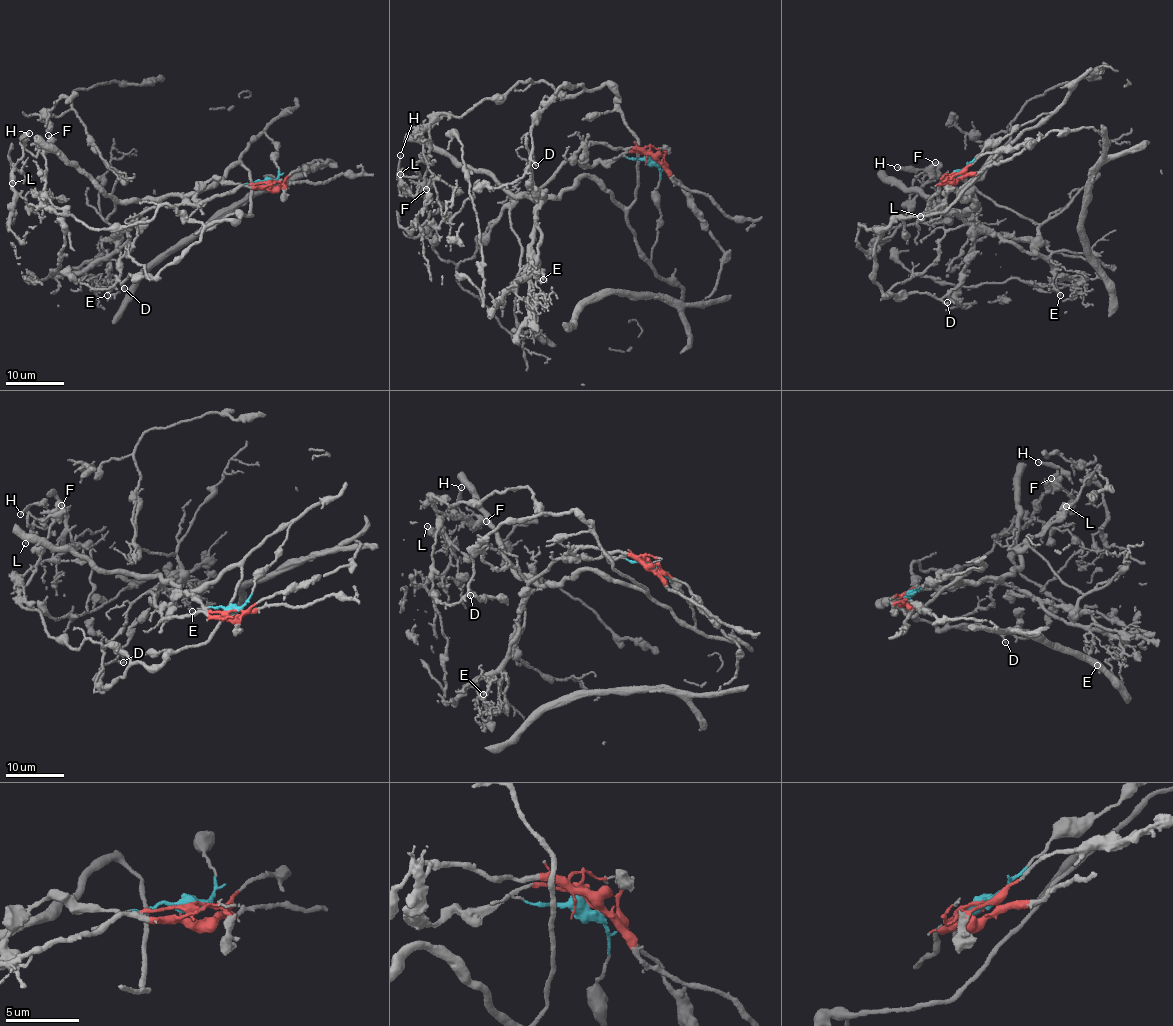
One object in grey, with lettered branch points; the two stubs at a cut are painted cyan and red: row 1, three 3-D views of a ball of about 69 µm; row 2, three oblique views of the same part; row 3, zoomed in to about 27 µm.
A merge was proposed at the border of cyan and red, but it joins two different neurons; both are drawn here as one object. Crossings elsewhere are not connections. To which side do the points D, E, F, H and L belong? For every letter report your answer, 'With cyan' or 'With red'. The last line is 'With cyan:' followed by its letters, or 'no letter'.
D: With cyan
E: With red
F: With cyan
H: With cyan
L: With cyan
With cyan: D, F, H, L

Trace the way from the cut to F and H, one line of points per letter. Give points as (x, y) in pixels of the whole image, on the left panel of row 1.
F: (271, 181), (262, 132), (241, 158), (252, 214), (206, 225), (165, 204), (90, 228), (46, 207), (48, 135)
H: (271, 181), (262, 132), (241, 158), (252, 214), (206, 225), (165, 204), (90, 228), (46, 207), (29, 133)

